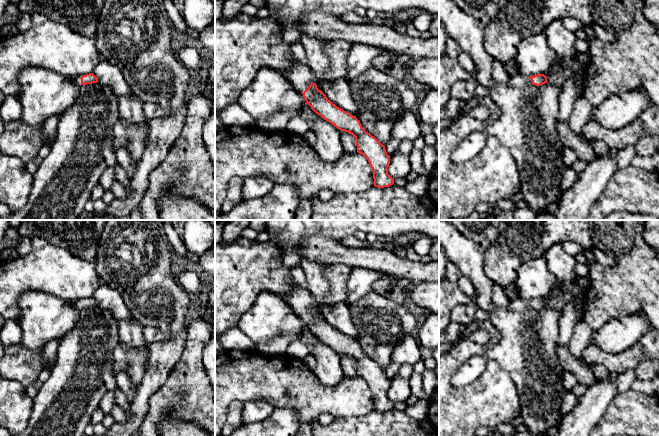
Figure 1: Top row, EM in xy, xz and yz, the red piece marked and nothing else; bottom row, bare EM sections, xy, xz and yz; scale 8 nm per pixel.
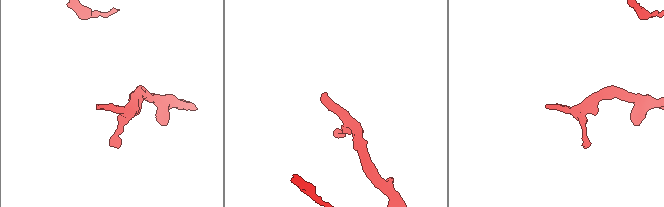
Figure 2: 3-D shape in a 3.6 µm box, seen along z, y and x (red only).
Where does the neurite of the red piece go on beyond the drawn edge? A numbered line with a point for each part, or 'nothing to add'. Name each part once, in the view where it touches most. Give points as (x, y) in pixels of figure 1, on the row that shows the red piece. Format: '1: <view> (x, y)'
1: xz (300, 75)

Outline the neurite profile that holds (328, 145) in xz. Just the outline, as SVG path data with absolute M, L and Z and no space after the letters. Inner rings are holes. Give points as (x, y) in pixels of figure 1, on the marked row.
M316 114L311 130L316 135L316 144L313 147L322 160L333 163L343 157L345 151L339 129Z

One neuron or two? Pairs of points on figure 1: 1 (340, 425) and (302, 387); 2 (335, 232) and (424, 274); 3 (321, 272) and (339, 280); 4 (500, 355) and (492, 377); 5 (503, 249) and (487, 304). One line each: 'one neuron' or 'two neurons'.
1: two neurons
2: two neurons
3: one neuron
4: two neurons
5: two neurons

